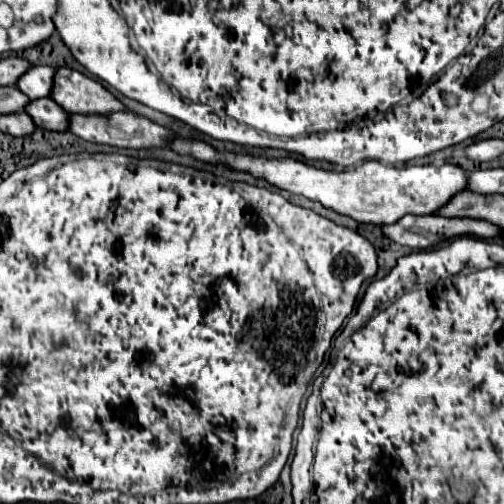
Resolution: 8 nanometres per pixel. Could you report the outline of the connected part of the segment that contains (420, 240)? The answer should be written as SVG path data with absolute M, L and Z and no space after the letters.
M404 216L400 222L380 226L384 236L400 246L426 250L458 236L498 238L500 228L474 218L442 218L442 216Z

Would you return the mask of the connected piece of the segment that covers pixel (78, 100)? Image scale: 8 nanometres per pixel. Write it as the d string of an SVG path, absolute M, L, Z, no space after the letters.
M56 68L50 98L70 114L112 114L126 110L100 82L72 68Z

